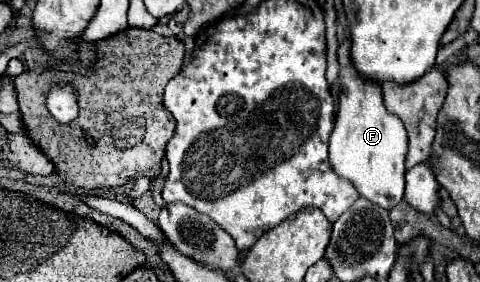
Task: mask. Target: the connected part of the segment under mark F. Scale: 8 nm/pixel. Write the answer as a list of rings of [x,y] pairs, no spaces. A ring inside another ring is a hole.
[[[350,40],[338,48],[340,80],[344,90],[340,94],[340,106],[336,112],[334,132],[330,136],[330,164],[336,176],[352,182],[358,194],[372,204],[392,210],[404,196],[404,174],[408,136],[400,118],[388,114],[382,102],[380,86],[362,80],[350,64]]]

